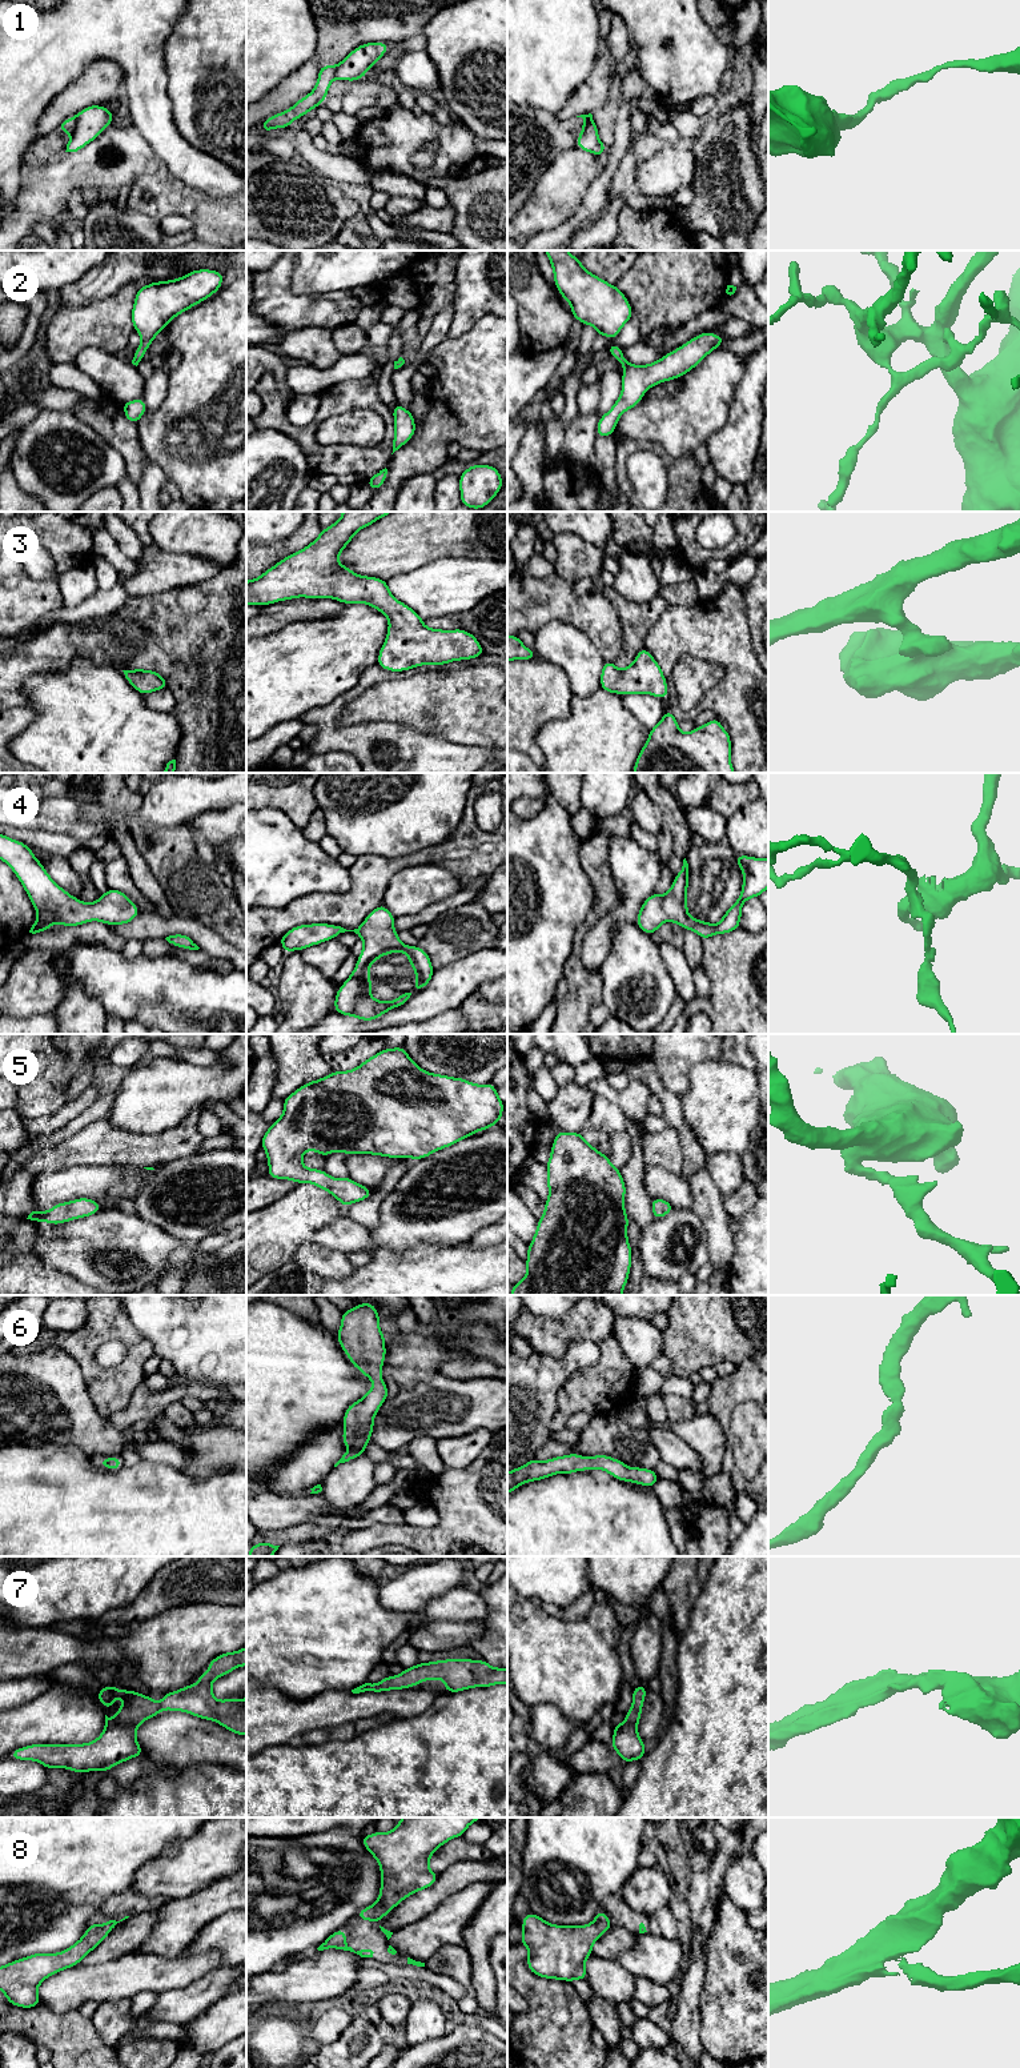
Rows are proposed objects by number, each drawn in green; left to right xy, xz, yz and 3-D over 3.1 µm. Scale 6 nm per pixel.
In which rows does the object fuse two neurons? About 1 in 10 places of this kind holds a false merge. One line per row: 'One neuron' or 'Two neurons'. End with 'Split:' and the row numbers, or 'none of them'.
1: Two neurons
2: One neuron
3: One neuron
4: One neuron
5: One neuron
6: One neuron
7: One neuron
8: One neuron
Split: 1

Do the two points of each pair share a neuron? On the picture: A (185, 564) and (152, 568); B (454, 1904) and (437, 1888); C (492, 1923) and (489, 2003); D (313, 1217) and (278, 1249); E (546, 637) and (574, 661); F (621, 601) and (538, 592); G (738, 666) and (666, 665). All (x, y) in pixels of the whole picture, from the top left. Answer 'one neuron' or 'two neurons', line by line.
A: one neuron
B: two neurons
C: one neuron
D: one neuron
E: one neuron
F: two neurons
G: one neuron

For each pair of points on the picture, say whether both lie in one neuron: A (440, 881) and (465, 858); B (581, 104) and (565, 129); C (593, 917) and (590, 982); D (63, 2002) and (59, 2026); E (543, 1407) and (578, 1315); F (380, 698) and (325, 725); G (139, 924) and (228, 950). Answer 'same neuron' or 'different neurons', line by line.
A: different neurons
B: different neurons
C: same neuron
D: different neurons
E: different neurons
F: different neurons
G: same neuron

